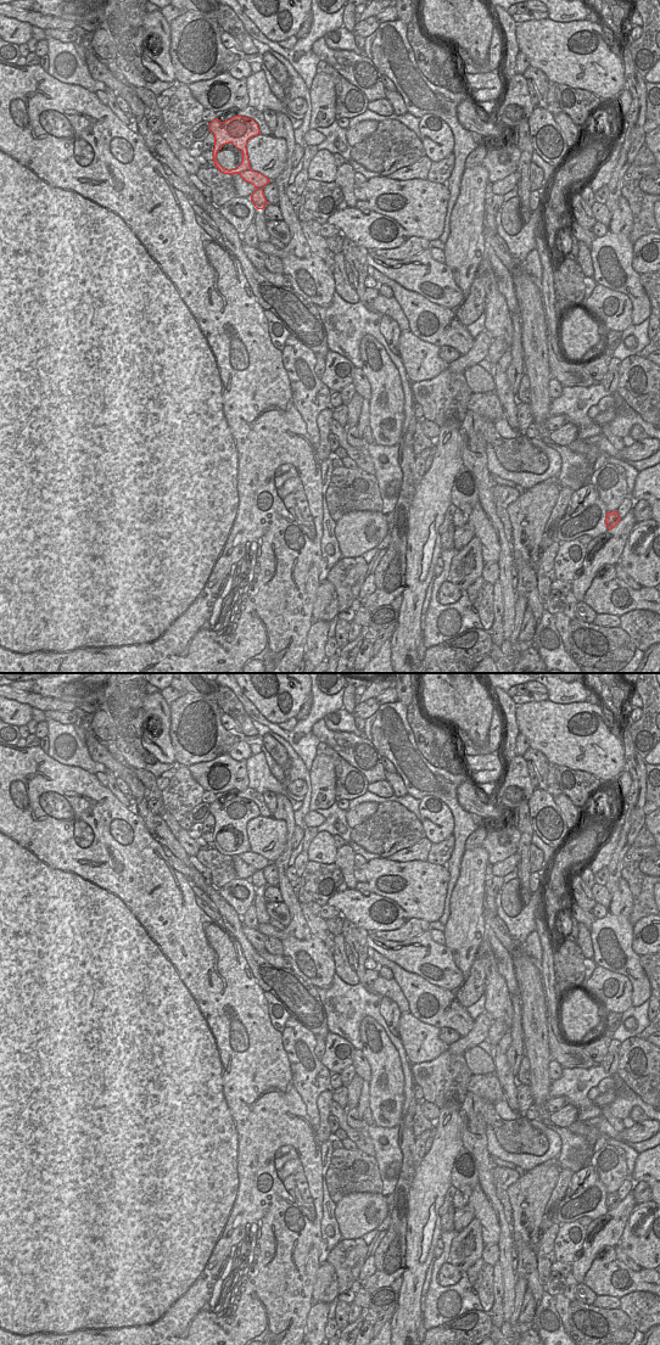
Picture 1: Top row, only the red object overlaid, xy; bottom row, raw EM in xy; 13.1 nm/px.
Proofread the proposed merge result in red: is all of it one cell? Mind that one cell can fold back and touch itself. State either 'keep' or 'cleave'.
cleave

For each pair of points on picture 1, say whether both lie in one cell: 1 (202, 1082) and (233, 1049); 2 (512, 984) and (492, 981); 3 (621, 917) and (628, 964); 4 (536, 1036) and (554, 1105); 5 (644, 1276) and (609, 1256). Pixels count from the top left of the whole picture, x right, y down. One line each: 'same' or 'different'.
1: same
2: different
3: same
4: different
5: same

